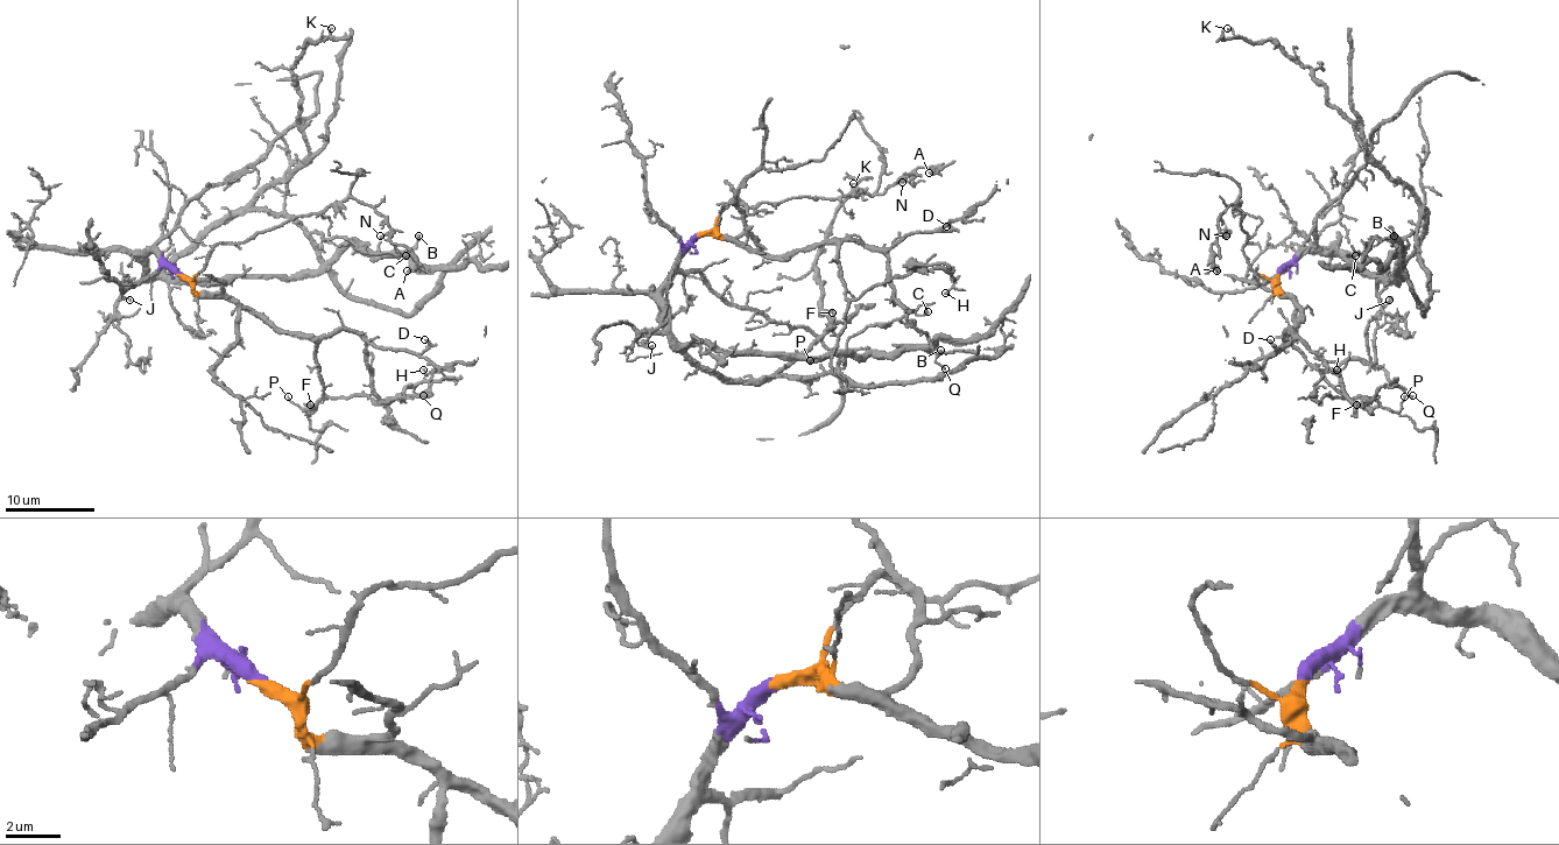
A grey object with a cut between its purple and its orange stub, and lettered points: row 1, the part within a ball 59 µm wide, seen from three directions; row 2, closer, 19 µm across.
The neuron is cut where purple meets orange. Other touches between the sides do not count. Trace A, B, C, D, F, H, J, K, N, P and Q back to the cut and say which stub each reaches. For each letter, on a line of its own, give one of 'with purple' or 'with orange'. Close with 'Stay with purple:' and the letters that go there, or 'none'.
A: with orange
B: with purple
C: with purple
D: with orange
F: with orange
H: with orange
J: with purple
K: with purple
N: with orange
P: with orange
Q: with orange
Stay with purple: B, C, J, K

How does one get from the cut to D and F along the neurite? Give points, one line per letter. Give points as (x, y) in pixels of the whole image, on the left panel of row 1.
D: (180, 275), (284, 331), (341, 329), (415, 353), (424, 340)
F: (180, 275), (199, 293), (216, 293), (284, 331), (298, 331), (312, 340), (325, 396), (312, 408), (310, 406)

